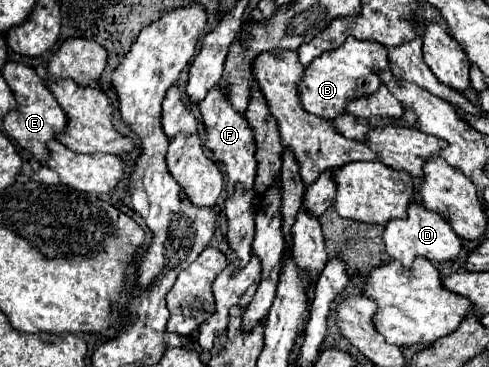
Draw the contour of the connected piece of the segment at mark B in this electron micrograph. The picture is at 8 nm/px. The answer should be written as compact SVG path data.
M346 38L340 48L324 52L304 70L302 82L298 86L304 110L324 118L338 118L346 112L346 102L374 94L374 90L382 86L378 70L390 70L386 46L378 46L378 42L360 42L356 38Z

